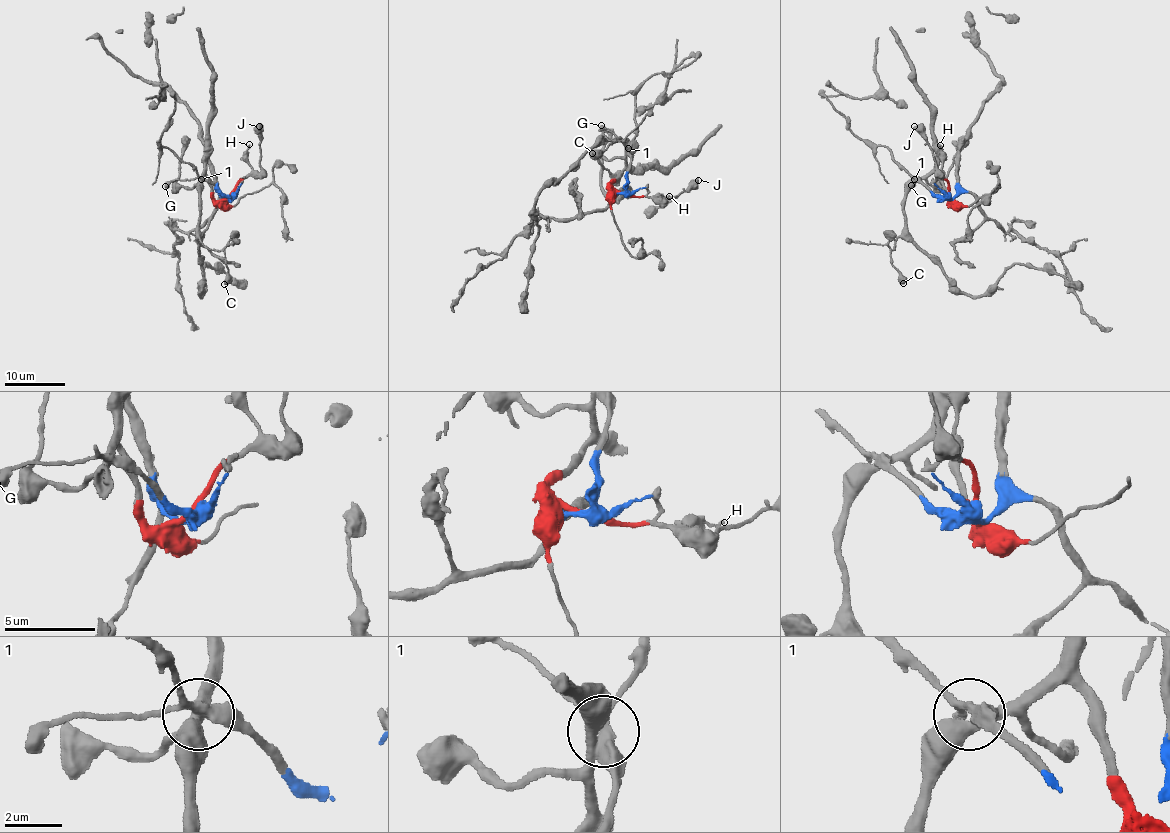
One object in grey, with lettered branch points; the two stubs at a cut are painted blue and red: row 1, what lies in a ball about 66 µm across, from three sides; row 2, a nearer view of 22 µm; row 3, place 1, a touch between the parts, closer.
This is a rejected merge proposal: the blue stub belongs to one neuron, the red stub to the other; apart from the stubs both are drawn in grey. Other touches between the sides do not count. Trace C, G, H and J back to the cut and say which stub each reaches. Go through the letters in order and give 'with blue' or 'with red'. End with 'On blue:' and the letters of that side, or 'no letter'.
C: with red
G: with blue
H: with red
J: with red
On blue: G

